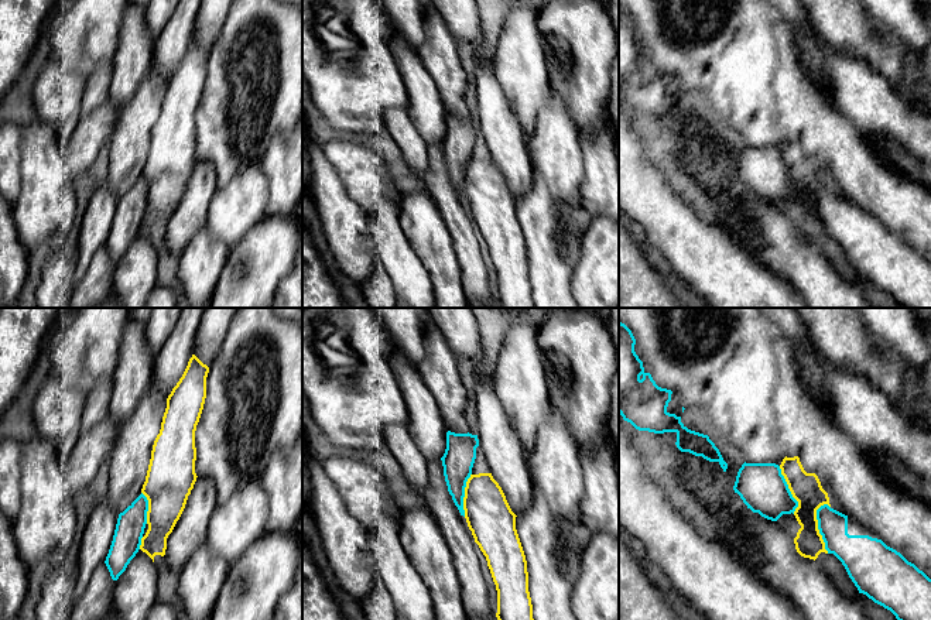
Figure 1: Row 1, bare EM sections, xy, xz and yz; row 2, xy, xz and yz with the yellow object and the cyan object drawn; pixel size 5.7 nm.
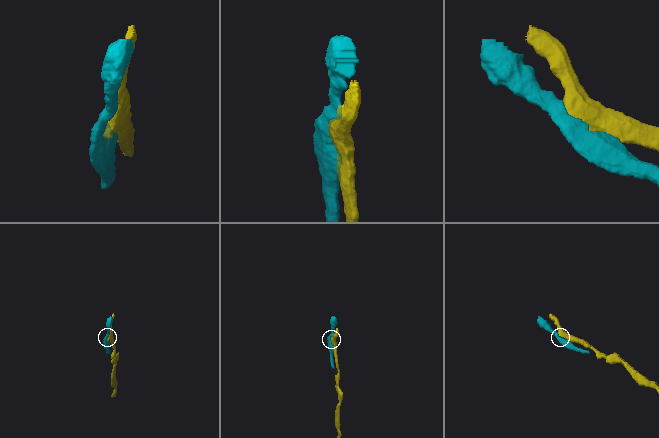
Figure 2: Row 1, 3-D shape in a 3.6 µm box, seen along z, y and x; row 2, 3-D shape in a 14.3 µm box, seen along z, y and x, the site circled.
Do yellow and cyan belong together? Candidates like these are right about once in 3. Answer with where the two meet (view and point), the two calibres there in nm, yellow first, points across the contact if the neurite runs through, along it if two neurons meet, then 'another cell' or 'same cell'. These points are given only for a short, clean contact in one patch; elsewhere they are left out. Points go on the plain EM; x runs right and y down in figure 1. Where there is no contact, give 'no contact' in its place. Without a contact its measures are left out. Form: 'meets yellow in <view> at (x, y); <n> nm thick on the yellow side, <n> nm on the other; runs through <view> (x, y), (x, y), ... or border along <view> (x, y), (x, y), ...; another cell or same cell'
meets yellow in yz at (817, 212); 180 nm thick on the yellow side, 190 nm on the other; another cell

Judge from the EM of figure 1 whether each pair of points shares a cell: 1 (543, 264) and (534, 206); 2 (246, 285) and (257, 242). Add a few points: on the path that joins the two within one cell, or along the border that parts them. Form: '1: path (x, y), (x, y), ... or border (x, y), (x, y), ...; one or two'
1: path (543, 250), (543, 226), (540, 221); one
2: path (252, 274), (257, 264), (257, 253); one

